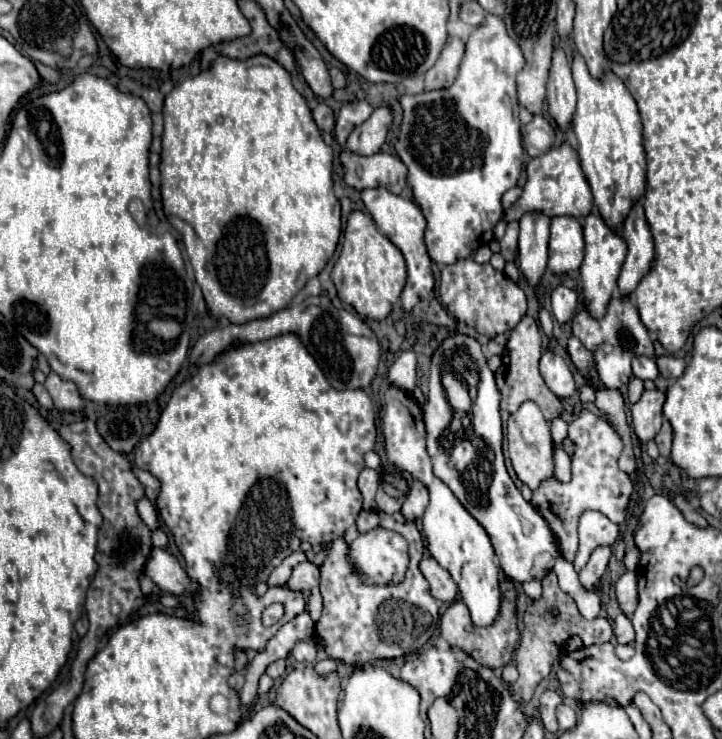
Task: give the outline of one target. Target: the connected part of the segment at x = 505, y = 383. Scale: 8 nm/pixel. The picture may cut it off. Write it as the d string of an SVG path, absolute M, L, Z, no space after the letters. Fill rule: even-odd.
M524 317L518 327L510 333L508 337L508 343L506 343L506 351L502 355L502 367L496 371L496 385L498 385L498 391L502 395L502 401L500 401L500 407L504 411L516 411L526 399L534 401L546 421L552 421L556 417L562 415L562 403L560 399L550 393L550 389L546 387L544 379L540 377L540 371L538 371L538 361L540 361L540 355L542 355L542 337L540 337L540 331L538 331L538 325L532 317Z

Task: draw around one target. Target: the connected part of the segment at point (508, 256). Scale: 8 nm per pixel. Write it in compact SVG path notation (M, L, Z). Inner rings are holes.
M518 221L506 225L506 235L500 239L500 247L502 247L502 257L504 257L506 261L514 261L514 259L516 259L516 247L518 247Z

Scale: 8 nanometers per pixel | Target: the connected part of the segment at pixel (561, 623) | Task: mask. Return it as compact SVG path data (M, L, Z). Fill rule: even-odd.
M554 571L548 573L548 577L542 579L542 597L538 601L534 601L526 613L524 613L524 631L520 633L520 647L516 649L516 663L518 663L518 671L520 677L518 681L512 685L512 691L516 693L518 699L522 701L530 701L534 695L536 685L550 675L554 661L560 655L562 645L576 635L576 631L582 631L582 615L576 609L576 601L564 593L558 585L558 577ZM556 611L556 613L552 613Z

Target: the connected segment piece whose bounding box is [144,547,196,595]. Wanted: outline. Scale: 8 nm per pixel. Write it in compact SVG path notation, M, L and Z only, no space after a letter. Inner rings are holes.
M152 547L150 557L144 565L144 573L162 589L168 593L184 593L188 589L188 593L192 595L196 591L196 585L188 579L186 571L182 569L182 565L178 563L178 559L174 555L170 555L164 549Z

